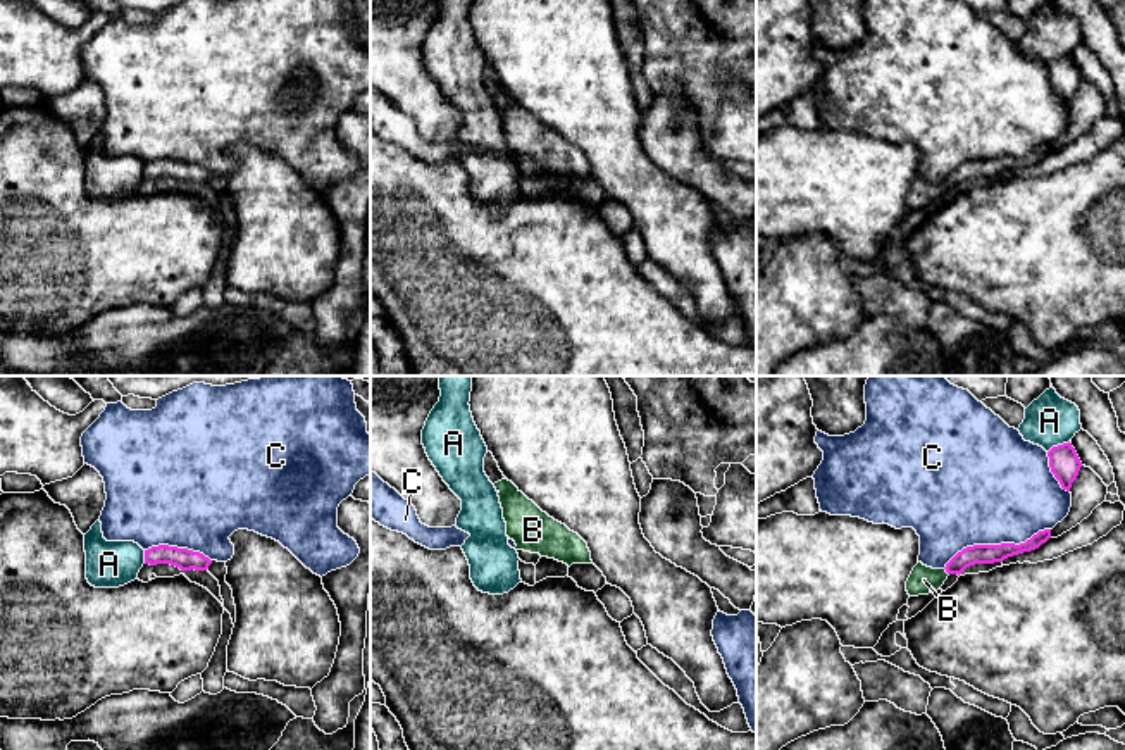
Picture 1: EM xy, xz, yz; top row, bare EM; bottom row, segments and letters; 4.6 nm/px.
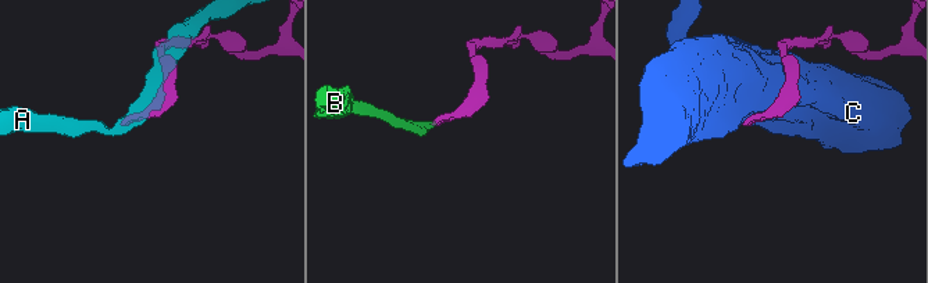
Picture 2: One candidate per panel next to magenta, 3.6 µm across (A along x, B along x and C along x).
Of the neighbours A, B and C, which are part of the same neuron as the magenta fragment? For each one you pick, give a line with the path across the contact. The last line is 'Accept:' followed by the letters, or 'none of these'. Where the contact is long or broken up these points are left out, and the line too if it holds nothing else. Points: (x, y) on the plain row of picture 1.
B: way yz (979, 168), (962, 173), (946, 185), (932, 193), (924, 193)
Accept: B

